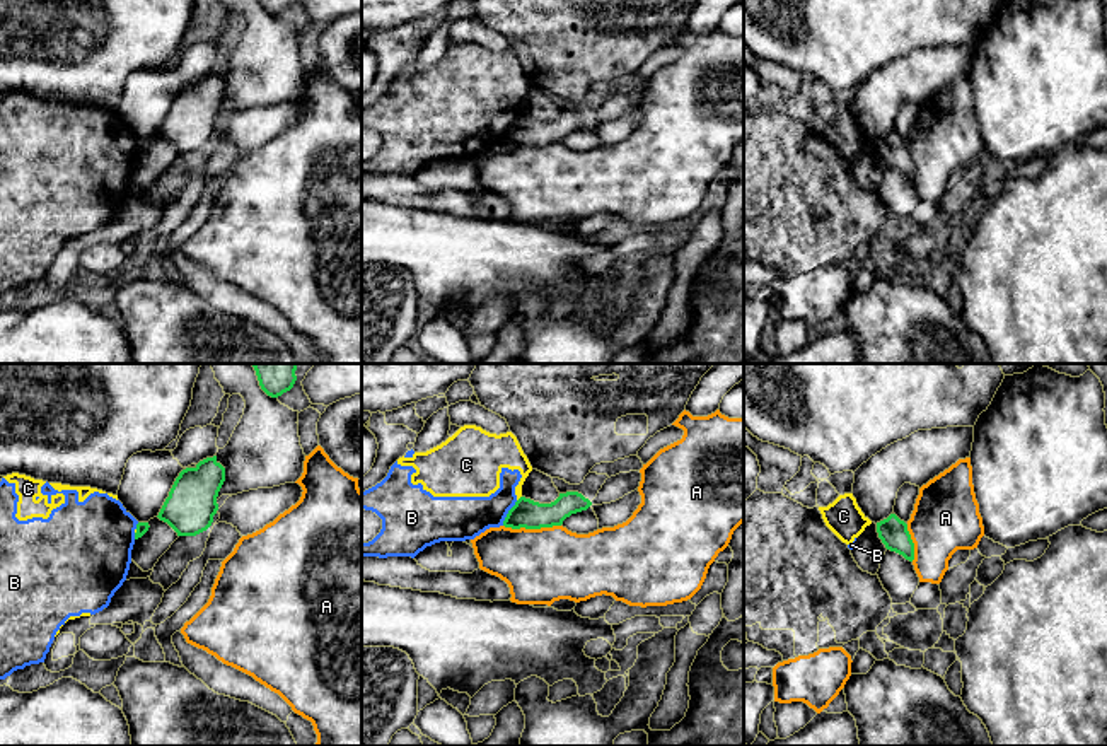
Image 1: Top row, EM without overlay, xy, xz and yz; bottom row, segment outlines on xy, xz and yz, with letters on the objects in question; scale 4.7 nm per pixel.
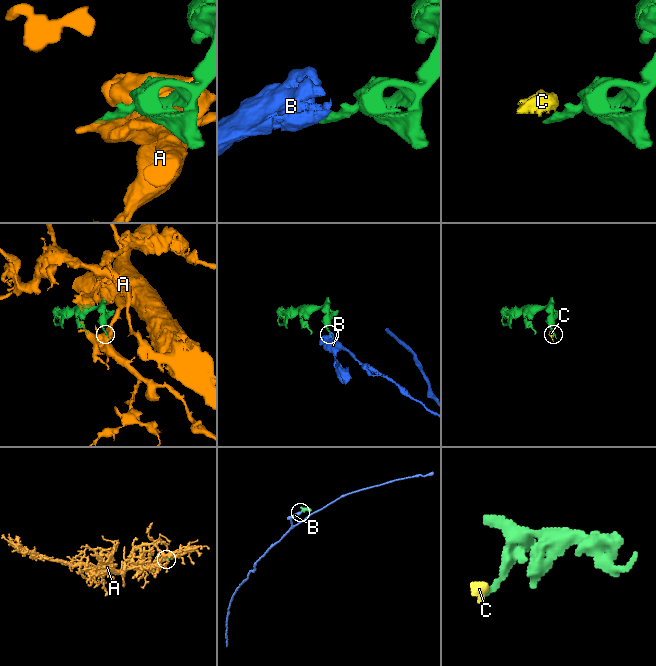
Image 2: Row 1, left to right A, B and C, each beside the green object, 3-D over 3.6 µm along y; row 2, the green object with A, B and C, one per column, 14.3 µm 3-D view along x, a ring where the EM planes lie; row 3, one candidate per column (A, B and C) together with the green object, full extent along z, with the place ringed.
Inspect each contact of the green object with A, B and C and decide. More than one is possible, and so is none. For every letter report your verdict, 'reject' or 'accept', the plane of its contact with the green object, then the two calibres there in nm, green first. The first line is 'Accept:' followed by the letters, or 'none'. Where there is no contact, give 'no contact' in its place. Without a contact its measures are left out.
Accept: none
A: reject | xz | 140/360 nm
B: reject | xz | 140/200 nm
C: reject | xz | 140/240 nm

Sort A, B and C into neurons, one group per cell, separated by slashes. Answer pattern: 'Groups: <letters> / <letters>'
Groups: A / B C

